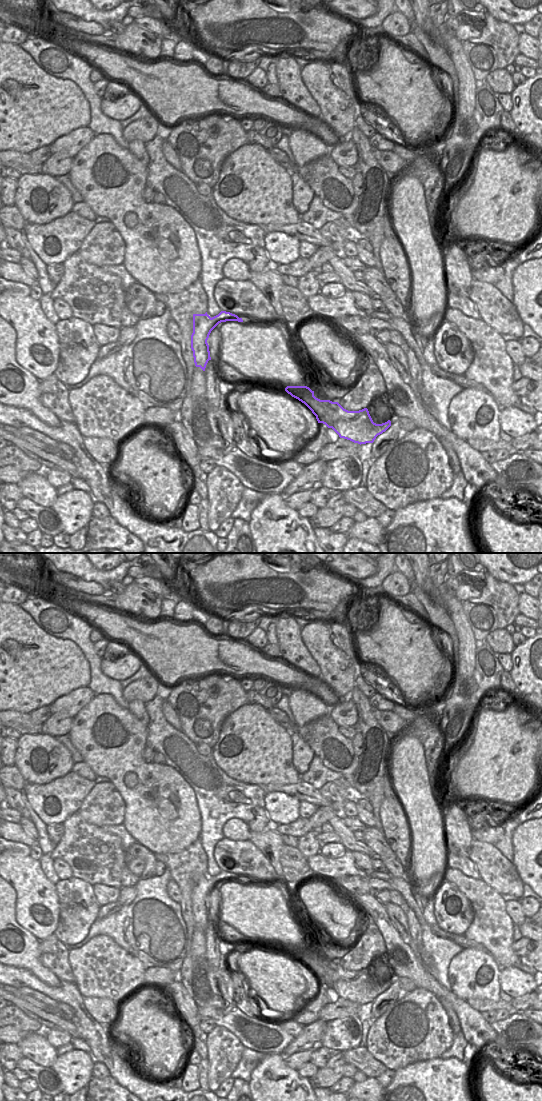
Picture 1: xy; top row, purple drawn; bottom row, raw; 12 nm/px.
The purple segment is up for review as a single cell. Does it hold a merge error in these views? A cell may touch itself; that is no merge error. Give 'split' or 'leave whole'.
split

